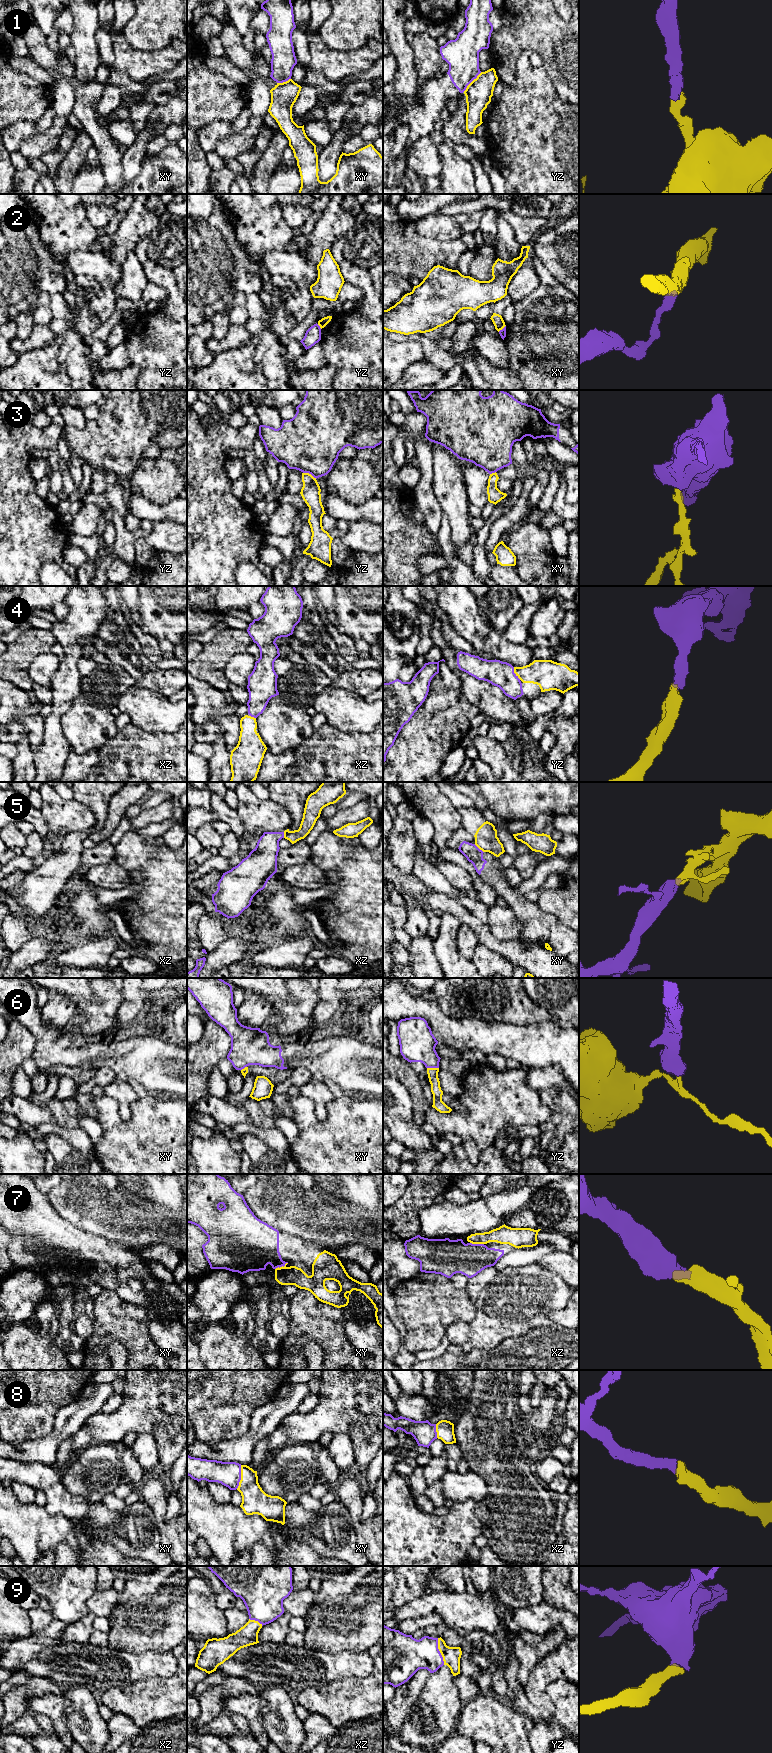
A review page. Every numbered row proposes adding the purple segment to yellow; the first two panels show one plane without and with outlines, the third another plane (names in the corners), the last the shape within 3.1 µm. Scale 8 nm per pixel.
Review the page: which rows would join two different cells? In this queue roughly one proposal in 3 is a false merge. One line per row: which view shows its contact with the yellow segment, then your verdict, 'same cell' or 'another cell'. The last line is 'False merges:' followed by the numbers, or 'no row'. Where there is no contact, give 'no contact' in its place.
1: meets yellow in yz; another cell
2: meets yellow in xy; another cell
3: meets yellow in yz; another cell
4: meets yellow in yz; same cell
5: meets yellow in xy; another cell
6: meets yellow in yz; another cell
7: meets yellow in xy; same cell
8: meets yellow in xy; same cell
9: meets yellow in yz; same cell
False merges: 1, 2, 3, 5, 6

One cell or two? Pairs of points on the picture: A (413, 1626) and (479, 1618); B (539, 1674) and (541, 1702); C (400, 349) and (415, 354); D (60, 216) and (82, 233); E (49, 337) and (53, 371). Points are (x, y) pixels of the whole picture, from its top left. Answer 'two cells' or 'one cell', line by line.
A: two cells
B: one cell
C: one cell
D: one cell
E: two cells

